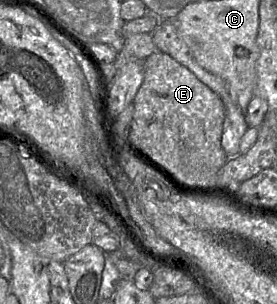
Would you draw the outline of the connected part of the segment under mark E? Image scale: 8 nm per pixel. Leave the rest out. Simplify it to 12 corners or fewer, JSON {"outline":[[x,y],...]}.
{"outline":[[158,50],[131,143],[188,188],[228,160],[223,101]]}

